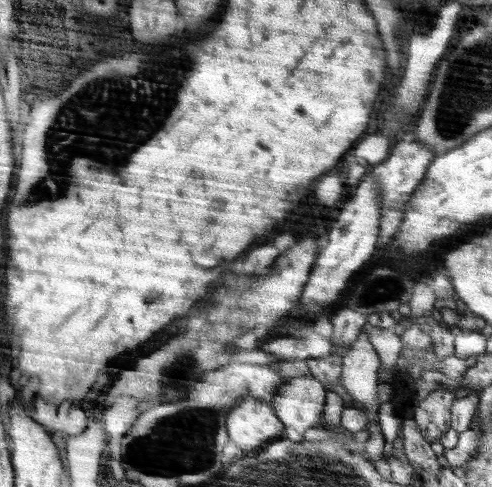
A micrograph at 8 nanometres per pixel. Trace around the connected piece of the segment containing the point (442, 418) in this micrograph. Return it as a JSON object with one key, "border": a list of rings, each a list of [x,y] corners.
{"border":[[[445,388],[431,391],[415,408],[414,422],[418,432],[429,443],[438,440],[441,434],[451,426],[451,408],[456,400],[454,392]]]}

